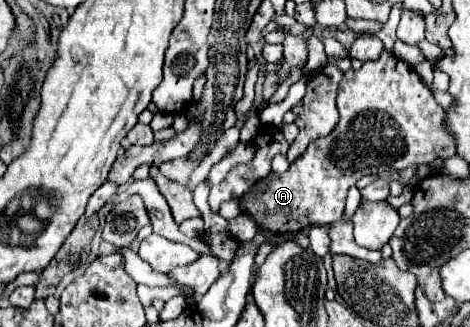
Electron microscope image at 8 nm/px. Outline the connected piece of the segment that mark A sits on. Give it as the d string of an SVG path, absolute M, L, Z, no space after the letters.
M382 49L376 61L364 61L358 71L344 73L338 83L336 107L340 121L326 137L312 141L306 151L294 159L290 169L282 175L270 171L252 189L240 197L240 209L248 215L260 231L272 233L296 233L312 225L330 225L342 219L346 207L346 193L364 175L386 175L390 169L406 169L428 165L434 159L446 159L454 155L452 137L444 133L444 109L436 103L430 89L424 87L416 71L400 61L394 53Z

